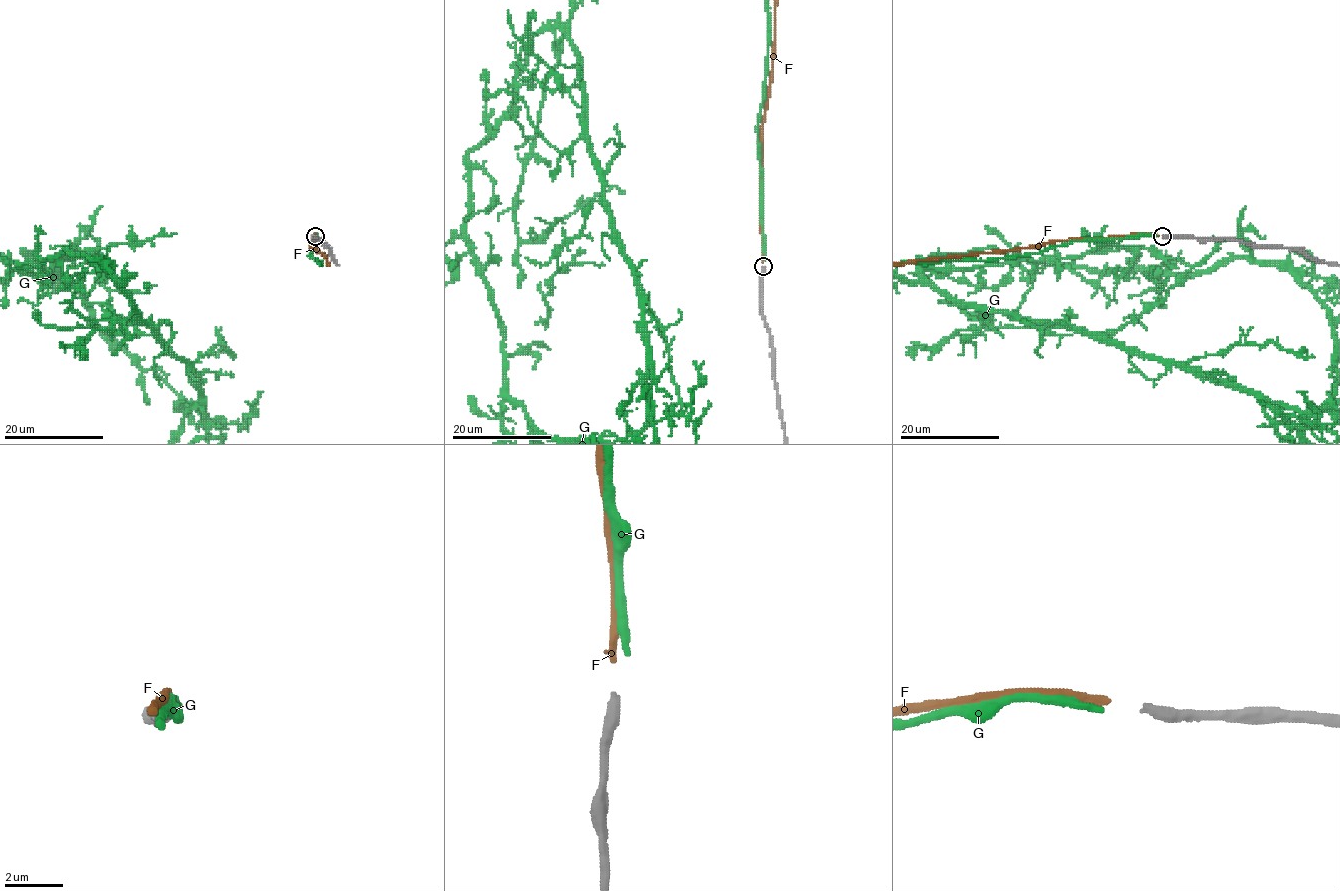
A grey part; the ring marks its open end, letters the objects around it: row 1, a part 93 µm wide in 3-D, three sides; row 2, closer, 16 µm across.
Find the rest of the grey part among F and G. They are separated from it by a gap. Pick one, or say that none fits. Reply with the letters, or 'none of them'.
F

